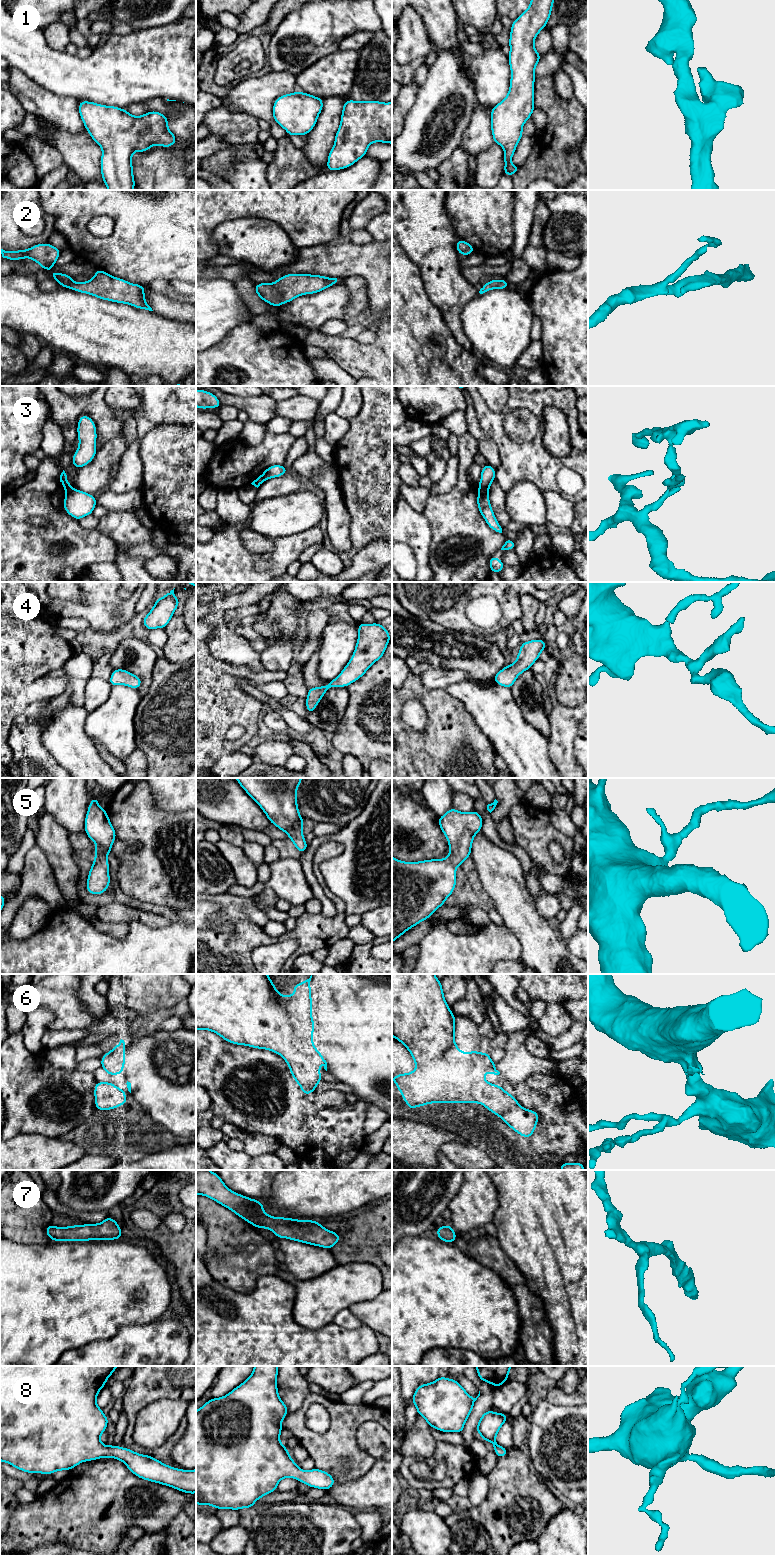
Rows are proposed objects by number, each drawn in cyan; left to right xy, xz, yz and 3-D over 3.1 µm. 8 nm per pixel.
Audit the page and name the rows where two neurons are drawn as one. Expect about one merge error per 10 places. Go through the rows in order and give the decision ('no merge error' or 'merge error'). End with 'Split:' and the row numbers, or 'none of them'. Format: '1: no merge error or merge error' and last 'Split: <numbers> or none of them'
1: no merge error
2: no merge error
3: merge error
4: no merge error
5: no merge error
6: no merge error
7: no merge error
8: no merge error
Split: 3

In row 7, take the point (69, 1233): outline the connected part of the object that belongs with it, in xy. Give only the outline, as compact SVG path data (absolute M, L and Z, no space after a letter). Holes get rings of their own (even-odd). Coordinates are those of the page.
M108 1216L98 1224L71 1225L68 1227L46 1227L47 1236L53 1241L115 1240L122 1238L119 1224Z

